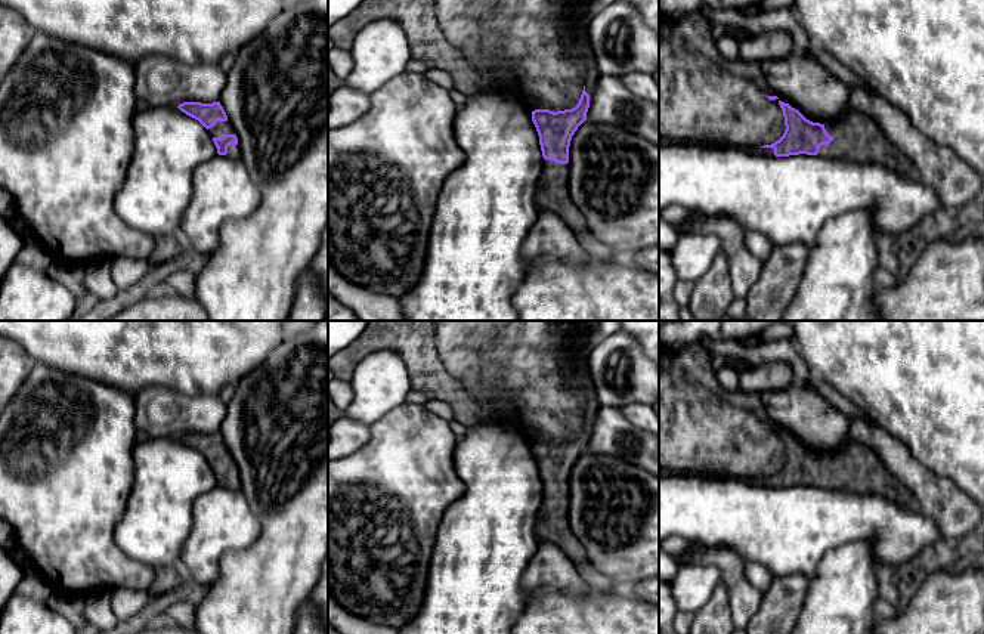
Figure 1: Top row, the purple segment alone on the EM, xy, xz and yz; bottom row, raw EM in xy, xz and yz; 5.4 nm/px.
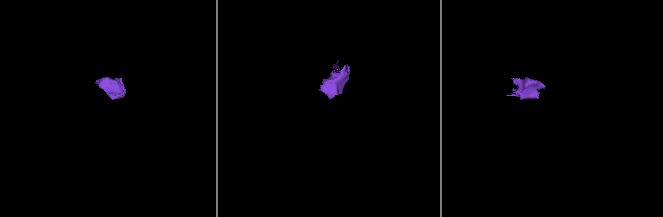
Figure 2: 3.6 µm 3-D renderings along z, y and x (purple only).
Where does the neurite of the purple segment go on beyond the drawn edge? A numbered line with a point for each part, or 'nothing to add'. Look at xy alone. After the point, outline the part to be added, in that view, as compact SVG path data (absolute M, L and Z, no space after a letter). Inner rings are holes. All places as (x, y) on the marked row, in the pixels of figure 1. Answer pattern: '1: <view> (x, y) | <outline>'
1: xy (222, 127) | M217 121L214 127L208 129L211 137L222 137L225 134L235 134L230 121Z

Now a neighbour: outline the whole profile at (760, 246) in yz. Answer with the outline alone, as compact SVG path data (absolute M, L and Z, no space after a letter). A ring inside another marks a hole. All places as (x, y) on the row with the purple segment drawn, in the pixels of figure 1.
M745 232L746 248L759 260L765 260L776 244L773 244L765 235L758 232Z

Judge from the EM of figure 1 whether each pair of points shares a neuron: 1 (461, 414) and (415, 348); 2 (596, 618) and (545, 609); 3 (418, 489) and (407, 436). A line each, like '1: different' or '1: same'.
1: same
2: same
3: same

